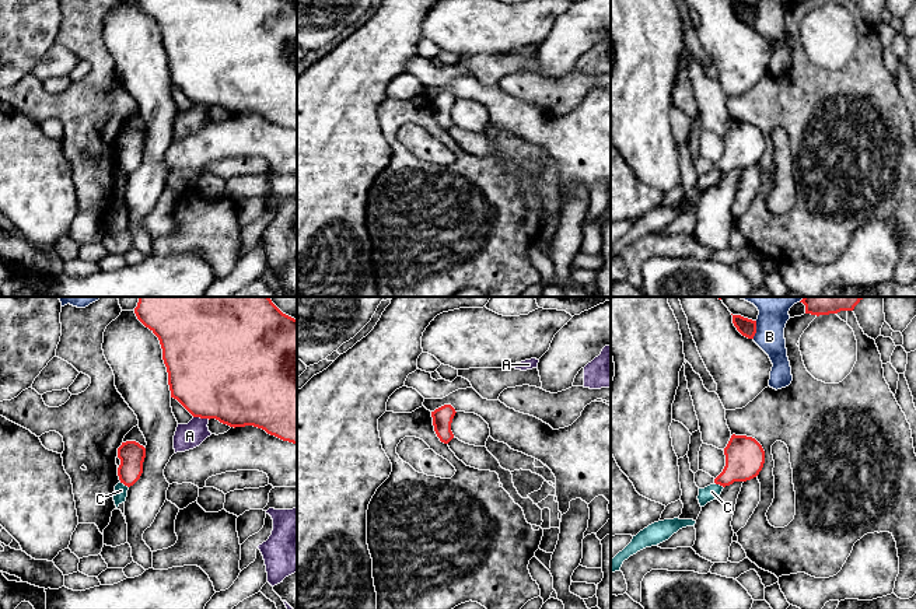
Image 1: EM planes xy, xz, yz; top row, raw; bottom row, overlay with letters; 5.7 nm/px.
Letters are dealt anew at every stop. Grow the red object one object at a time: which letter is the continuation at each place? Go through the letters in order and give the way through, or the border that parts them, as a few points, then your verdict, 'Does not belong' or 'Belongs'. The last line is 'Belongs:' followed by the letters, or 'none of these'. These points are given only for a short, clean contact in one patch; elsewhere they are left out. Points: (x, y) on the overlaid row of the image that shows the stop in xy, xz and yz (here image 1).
A: Does not belong
B: Does not belong
C: Boundary: yz (715, 482), (723, 487). Does not belong
Belongs: none of these

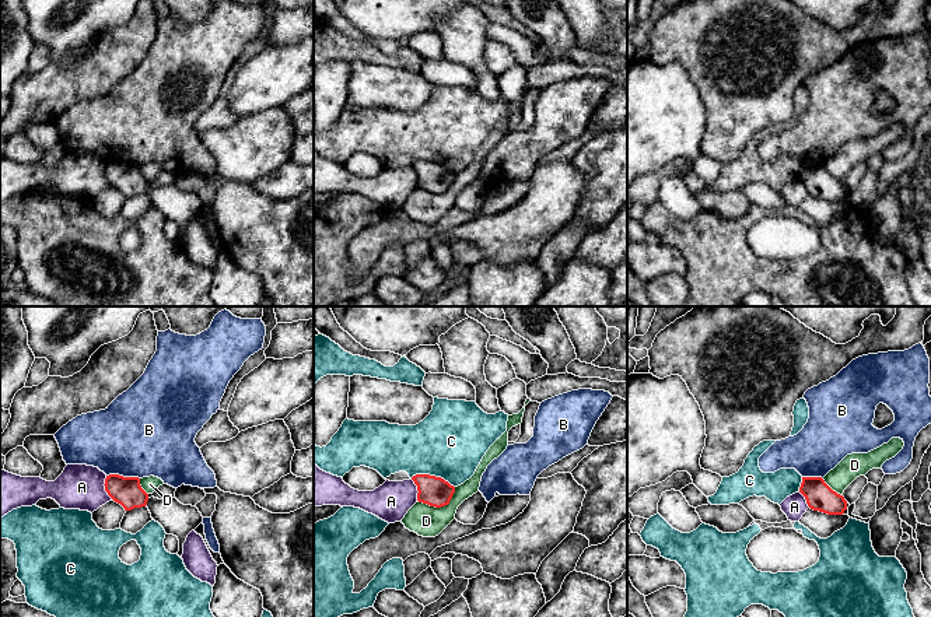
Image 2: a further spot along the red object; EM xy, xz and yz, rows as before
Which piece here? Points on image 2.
A: Does not belong
B: Does not belong
C: Does not belong
D: Boundary: xz (455, 487), (451, 500), (444, 505), (430, 507), (417, 500). Does not belong
Belongs: none of these

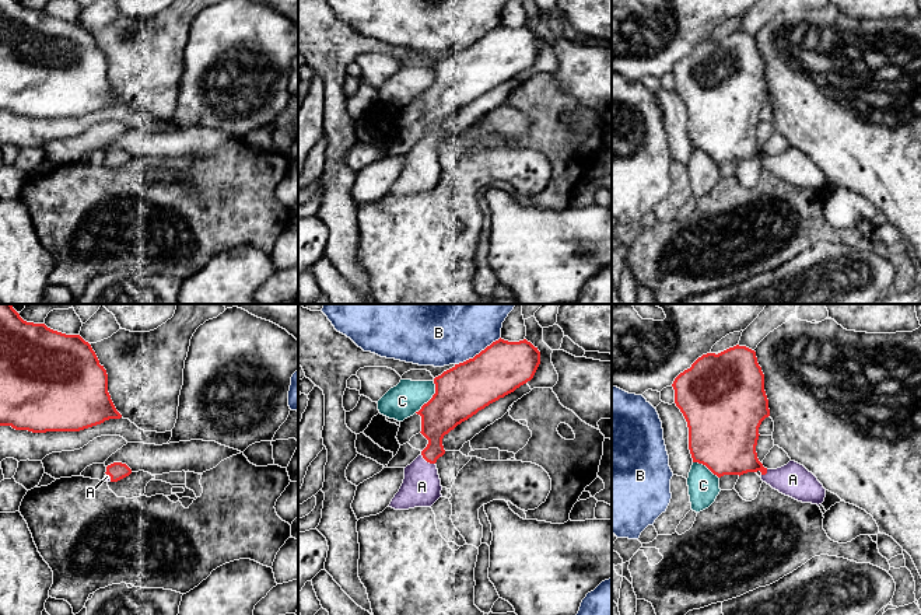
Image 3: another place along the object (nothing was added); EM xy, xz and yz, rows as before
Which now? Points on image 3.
A: Path across: xz (438, 419), (427, 461), (422, 474), (422, 486). Belongs
B: Does not belong
C: Does not belong
Belongs: A

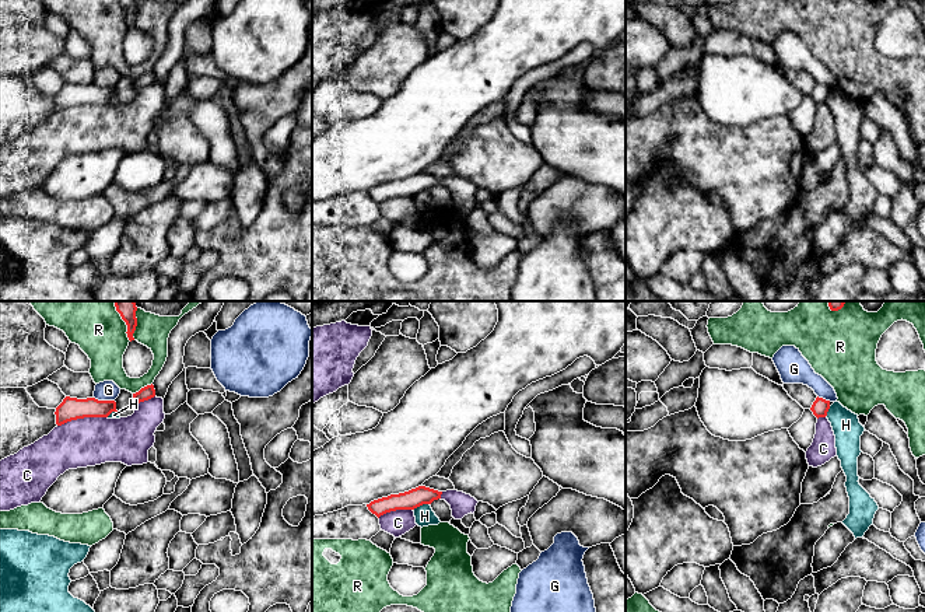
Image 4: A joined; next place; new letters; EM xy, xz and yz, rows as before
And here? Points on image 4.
C: Does not belong
G: Does not belong
H: Does not belong
R: Does not belong
Belongs: none of these

